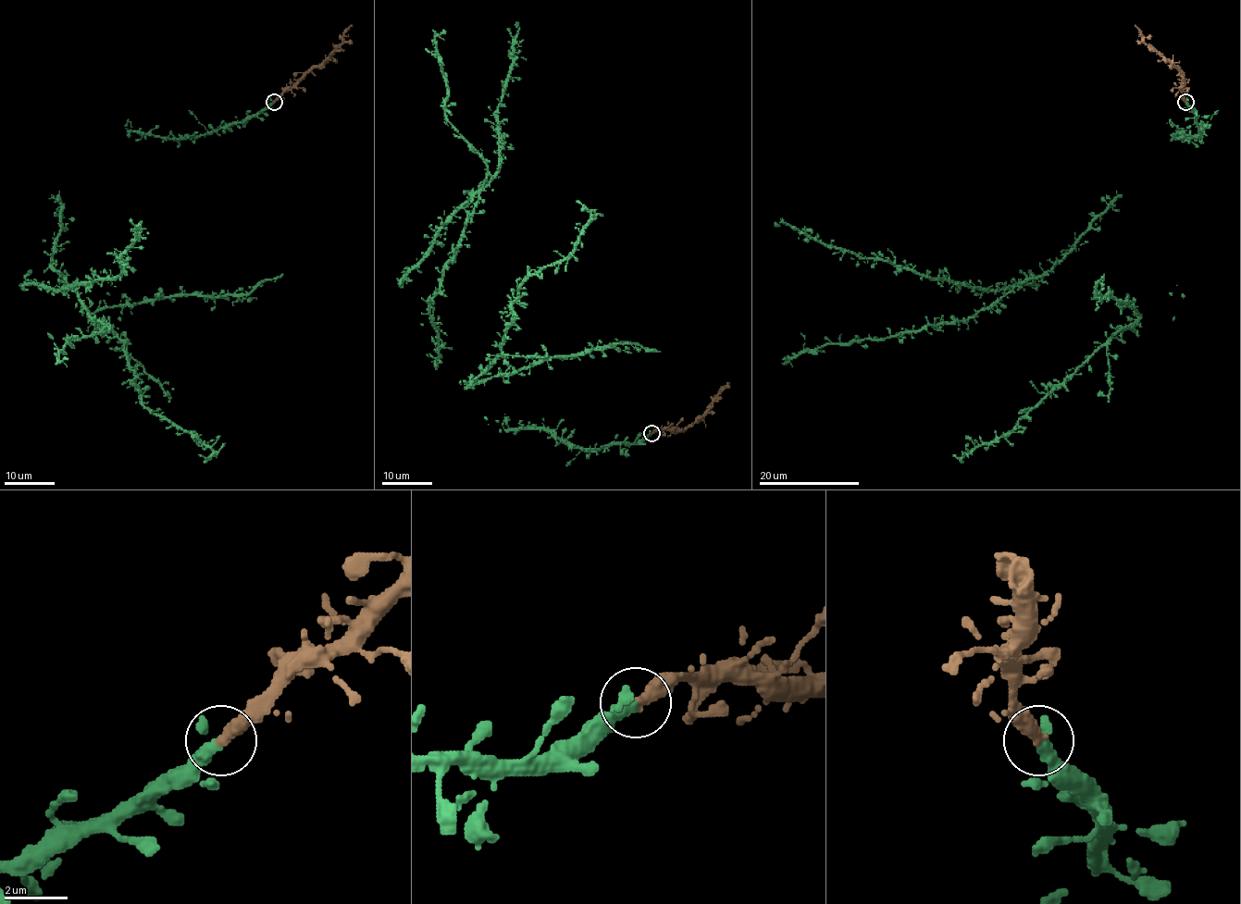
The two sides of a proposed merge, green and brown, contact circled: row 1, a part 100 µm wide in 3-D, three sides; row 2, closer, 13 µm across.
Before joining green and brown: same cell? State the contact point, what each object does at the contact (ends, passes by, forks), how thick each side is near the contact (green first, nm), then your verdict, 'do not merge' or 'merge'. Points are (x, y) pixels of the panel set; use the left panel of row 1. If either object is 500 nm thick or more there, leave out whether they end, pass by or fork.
(274, 102) | green ends | brown ends | 440/400 nm | merge

